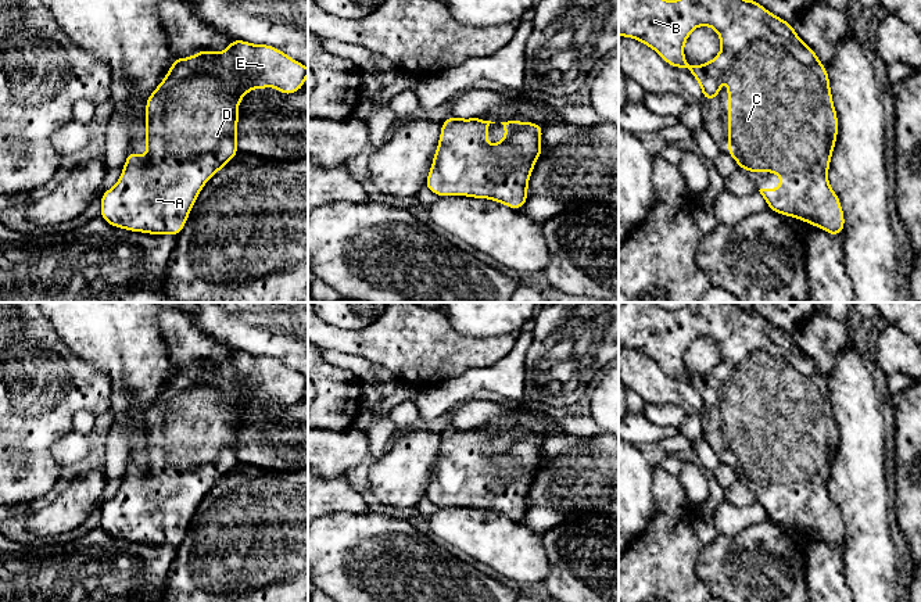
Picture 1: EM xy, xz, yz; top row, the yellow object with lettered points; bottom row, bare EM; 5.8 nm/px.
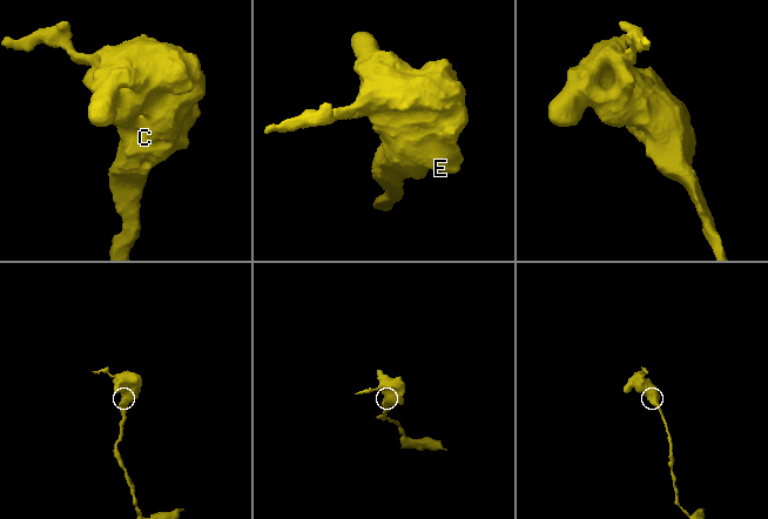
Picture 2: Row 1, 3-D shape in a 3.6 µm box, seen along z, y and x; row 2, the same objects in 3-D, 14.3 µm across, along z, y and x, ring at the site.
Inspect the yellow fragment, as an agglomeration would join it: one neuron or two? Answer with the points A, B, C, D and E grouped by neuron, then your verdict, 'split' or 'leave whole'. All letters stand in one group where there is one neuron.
groups A B C D E; leave whole

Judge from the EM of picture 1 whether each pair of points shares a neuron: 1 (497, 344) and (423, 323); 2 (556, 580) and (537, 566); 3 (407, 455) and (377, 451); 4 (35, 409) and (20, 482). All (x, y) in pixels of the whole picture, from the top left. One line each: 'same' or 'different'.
1: same
2: different
3: different
4: same

